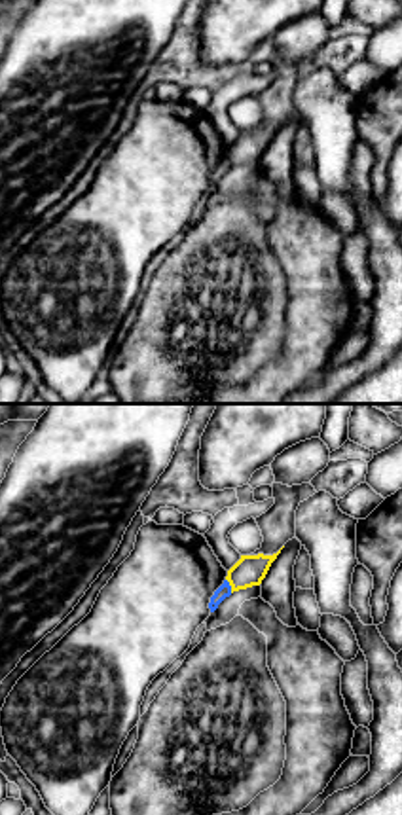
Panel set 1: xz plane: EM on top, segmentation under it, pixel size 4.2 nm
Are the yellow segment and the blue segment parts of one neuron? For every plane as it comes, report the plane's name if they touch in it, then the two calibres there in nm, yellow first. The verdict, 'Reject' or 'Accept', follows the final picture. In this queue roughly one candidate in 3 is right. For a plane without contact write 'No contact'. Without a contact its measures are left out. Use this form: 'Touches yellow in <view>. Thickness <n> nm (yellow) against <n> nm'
Touches yellow in xz. Thickness 130 nm (yellow) against 60 nm

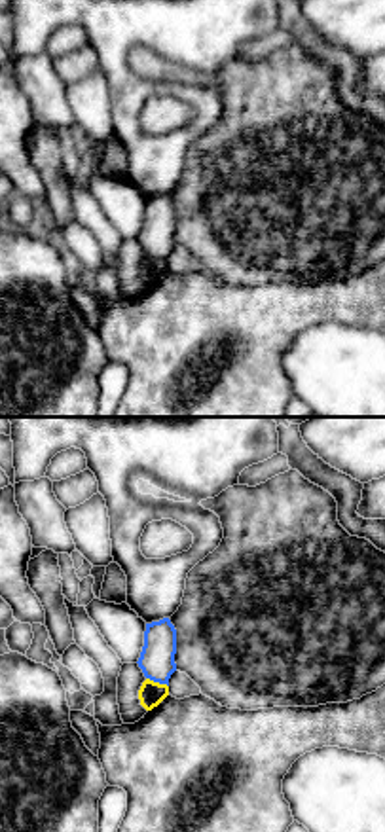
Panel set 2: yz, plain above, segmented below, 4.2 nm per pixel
Touches yellow in yz. Thickness 110 nm (yellow) against 150 nm

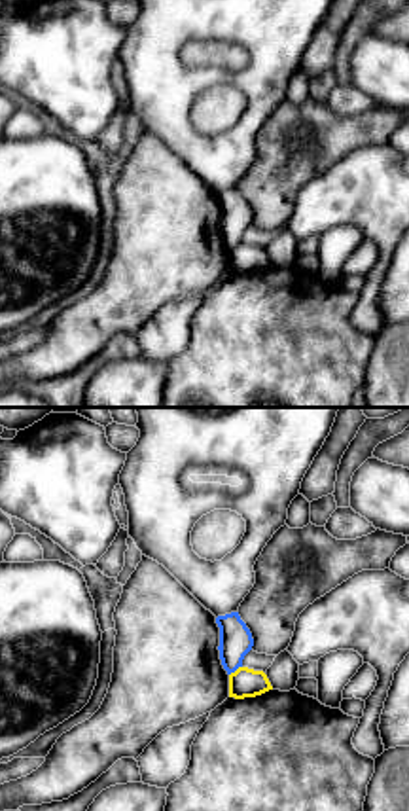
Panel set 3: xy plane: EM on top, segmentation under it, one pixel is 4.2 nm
Touches yellow in xy. Thickness 130 nm (yellow) against 140 nm

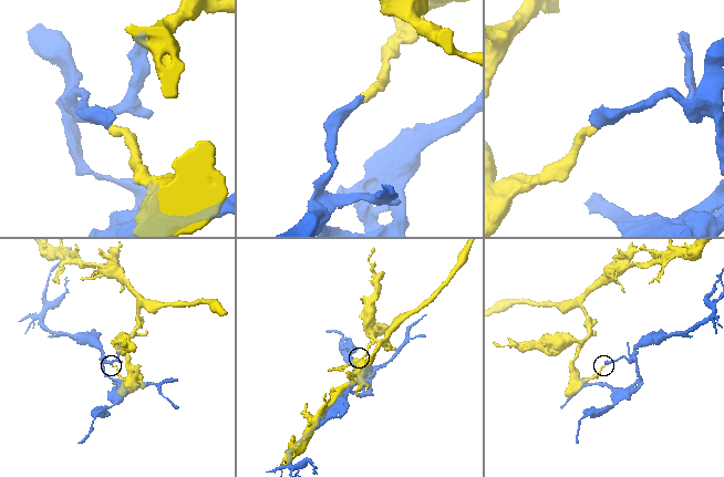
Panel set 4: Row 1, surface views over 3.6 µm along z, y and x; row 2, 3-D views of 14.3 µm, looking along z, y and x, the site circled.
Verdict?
Reject

